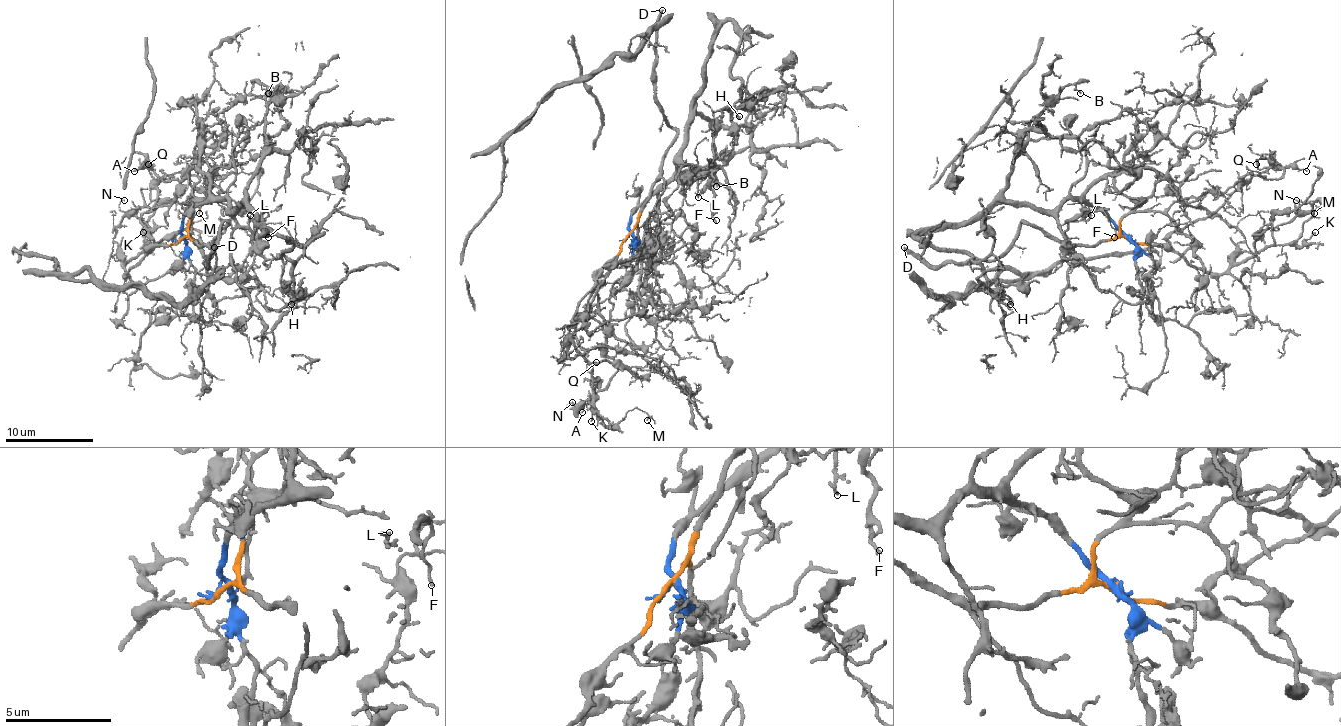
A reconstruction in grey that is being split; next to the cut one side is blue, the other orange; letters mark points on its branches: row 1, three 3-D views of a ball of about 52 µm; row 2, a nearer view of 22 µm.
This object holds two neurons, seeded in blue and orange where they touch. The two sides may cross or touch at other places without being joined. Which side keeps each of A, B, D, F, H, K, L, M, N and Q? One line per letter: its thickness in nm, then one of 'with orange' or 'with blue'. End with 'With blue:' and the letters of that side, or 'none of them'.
A: calibre 110 nm; with orange
B: calibre 100 nm; with blue
D: calibre 260 nm; with orange
F: calibre 110 nm; with blue
H: calibre 130 nm; with blue
K: calibre 130 nm; with orange
L: calibre 100 nm; with blue
M: calibre 100 nm; with orange
N: calibre 80 nm; with orange
Q: calibre 140 nm; with orange
With blue: B, F, H, L

